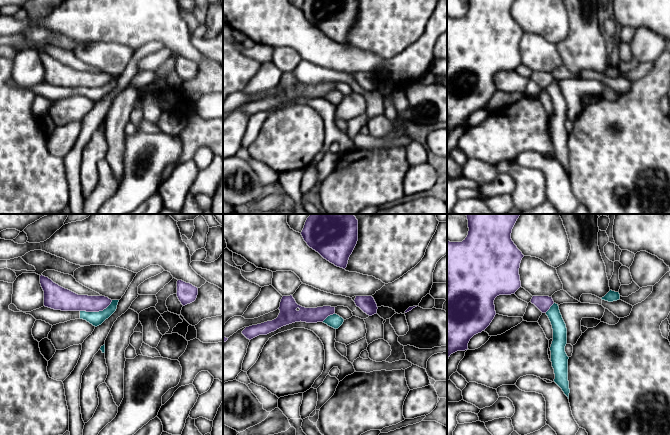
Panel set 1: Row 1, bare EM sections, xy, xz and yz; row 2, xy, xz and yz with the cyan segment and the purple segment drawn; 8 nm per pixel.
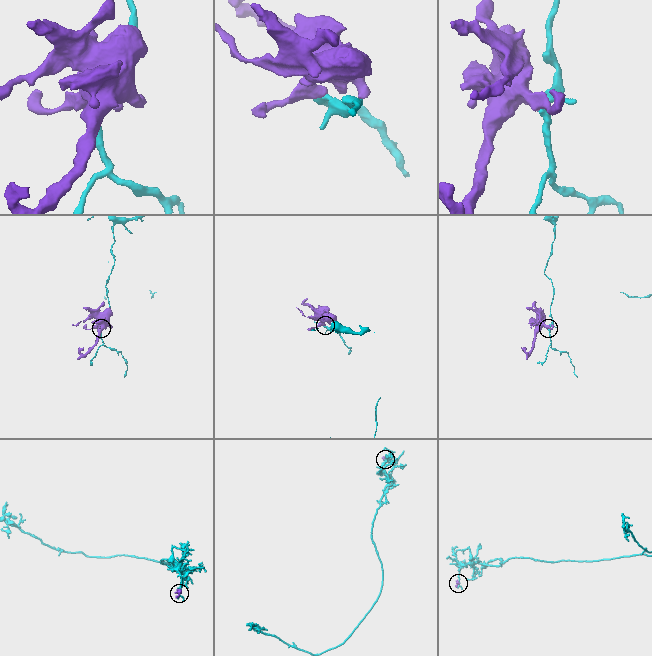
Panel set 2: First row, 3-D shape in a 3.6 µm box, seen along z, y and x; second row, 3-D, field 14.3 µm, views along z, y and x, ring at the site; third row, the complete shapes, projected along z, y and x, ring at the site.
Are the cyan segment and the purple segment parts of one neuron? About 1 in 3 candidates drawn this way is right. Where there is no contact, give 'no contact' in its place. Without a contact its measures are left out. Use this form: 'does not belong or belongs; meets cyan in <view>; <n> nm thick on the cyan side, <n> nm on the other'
does not belong; meets cyan in xy; 110 nm thick on the cyan side, 160 nm on the other

